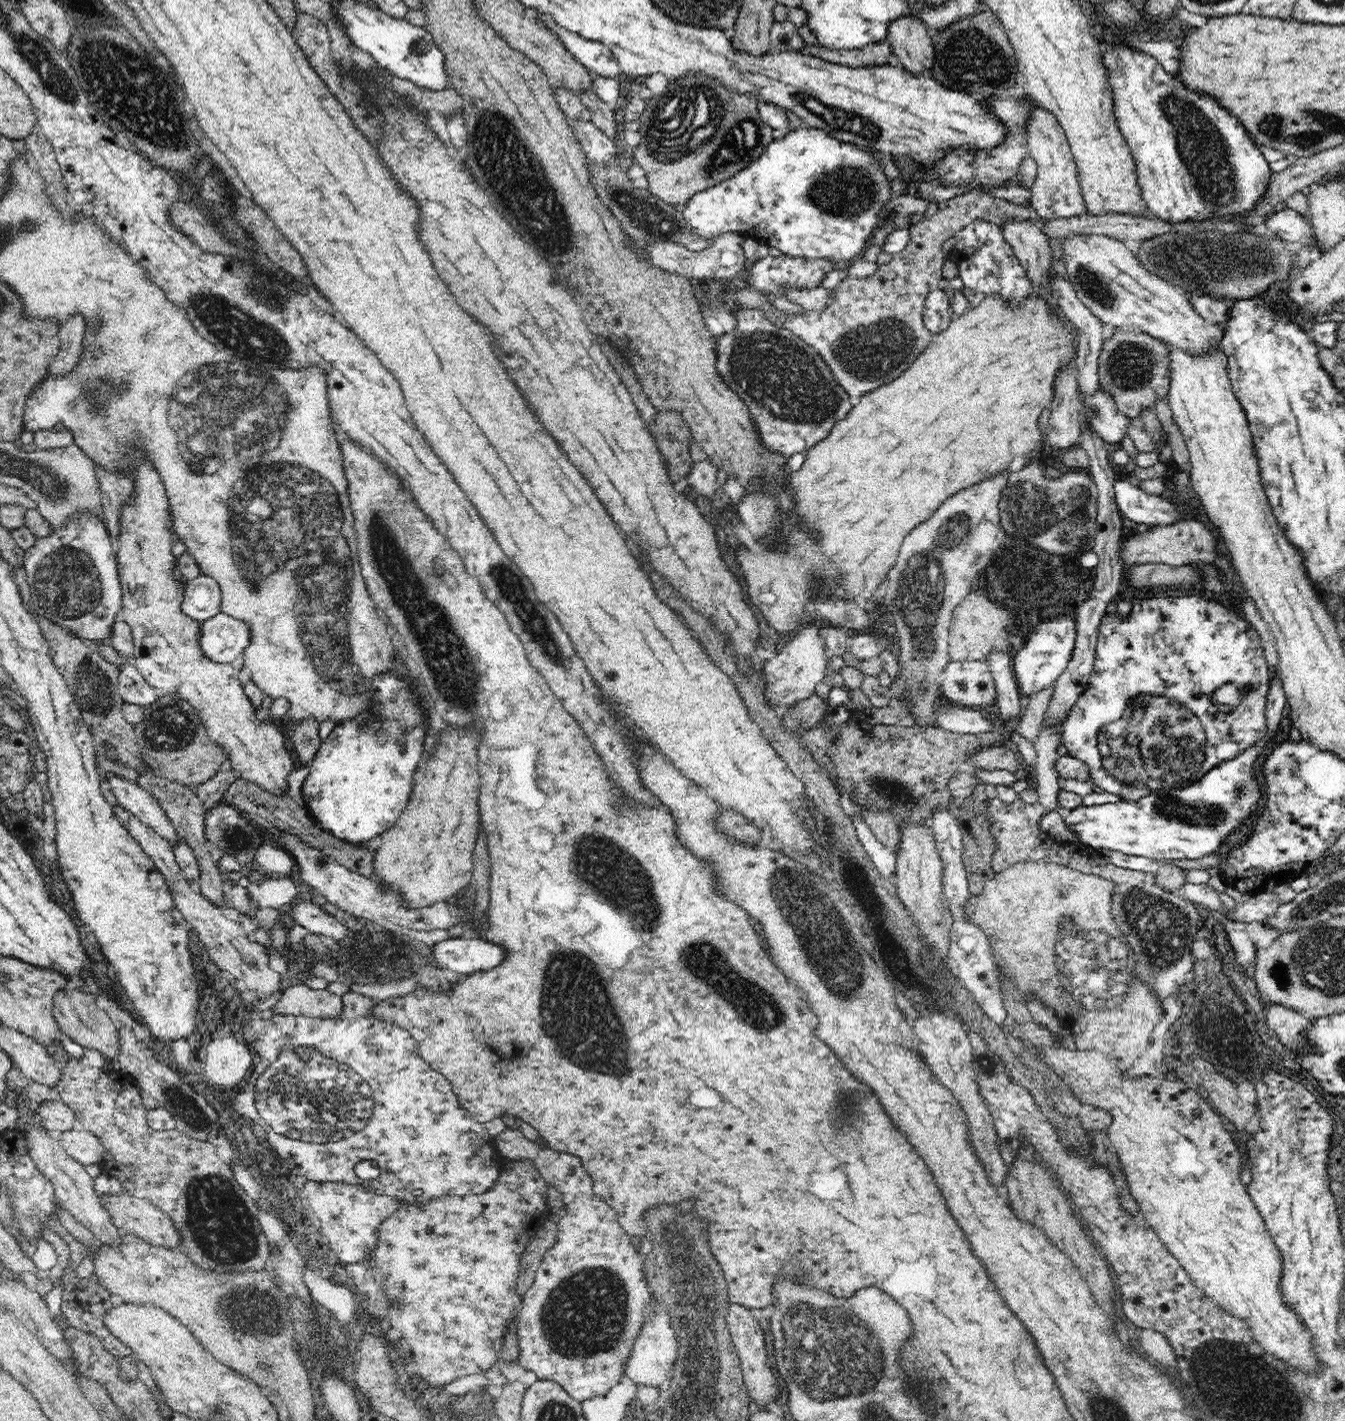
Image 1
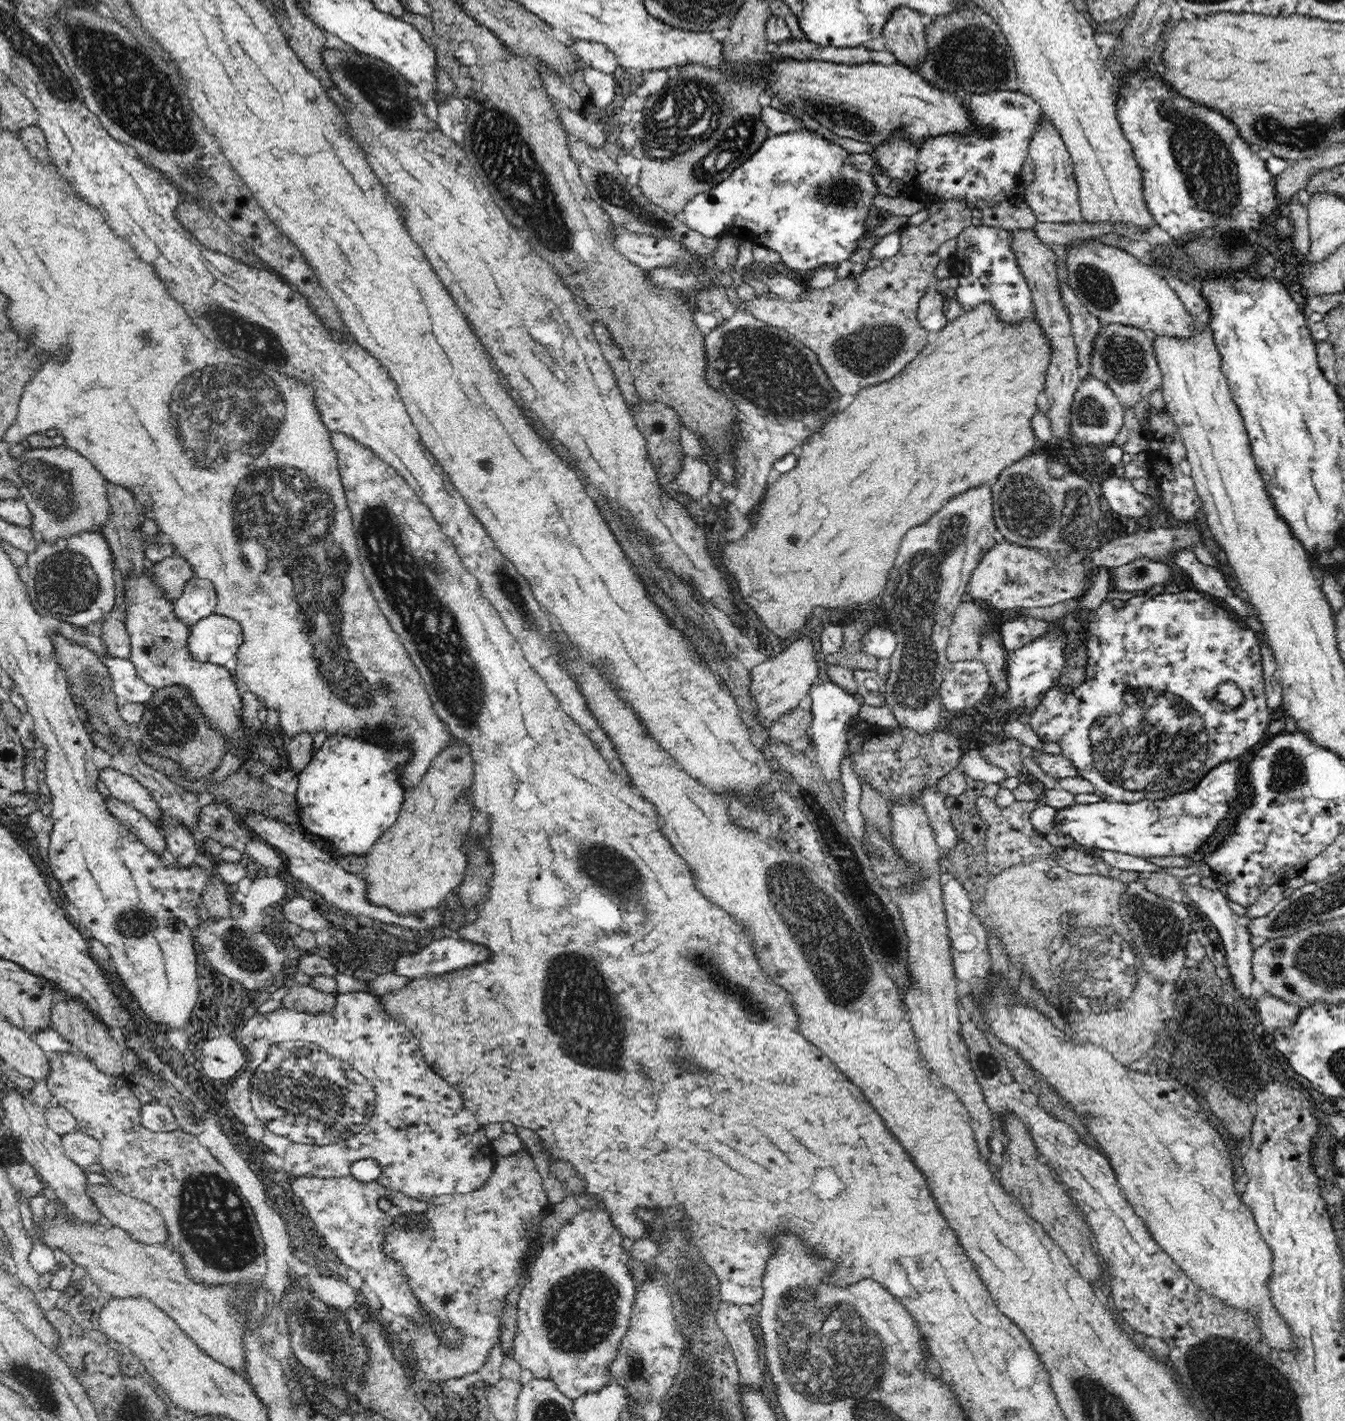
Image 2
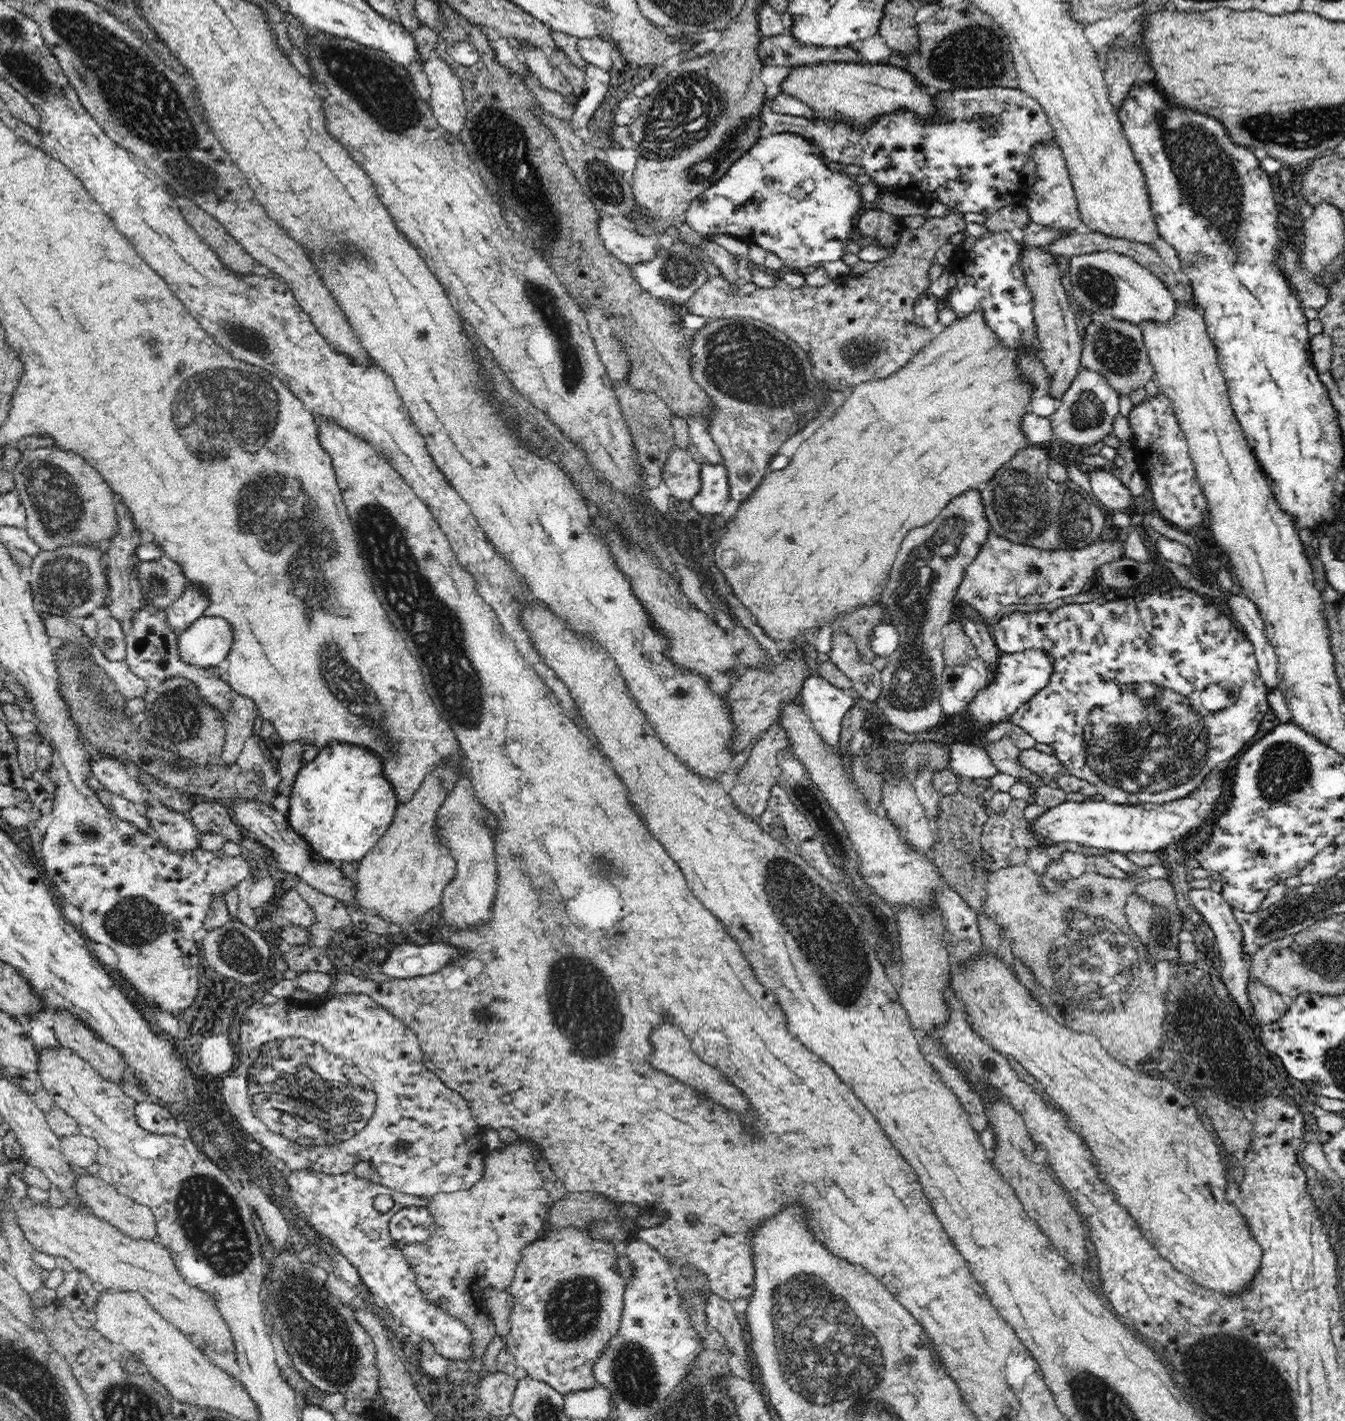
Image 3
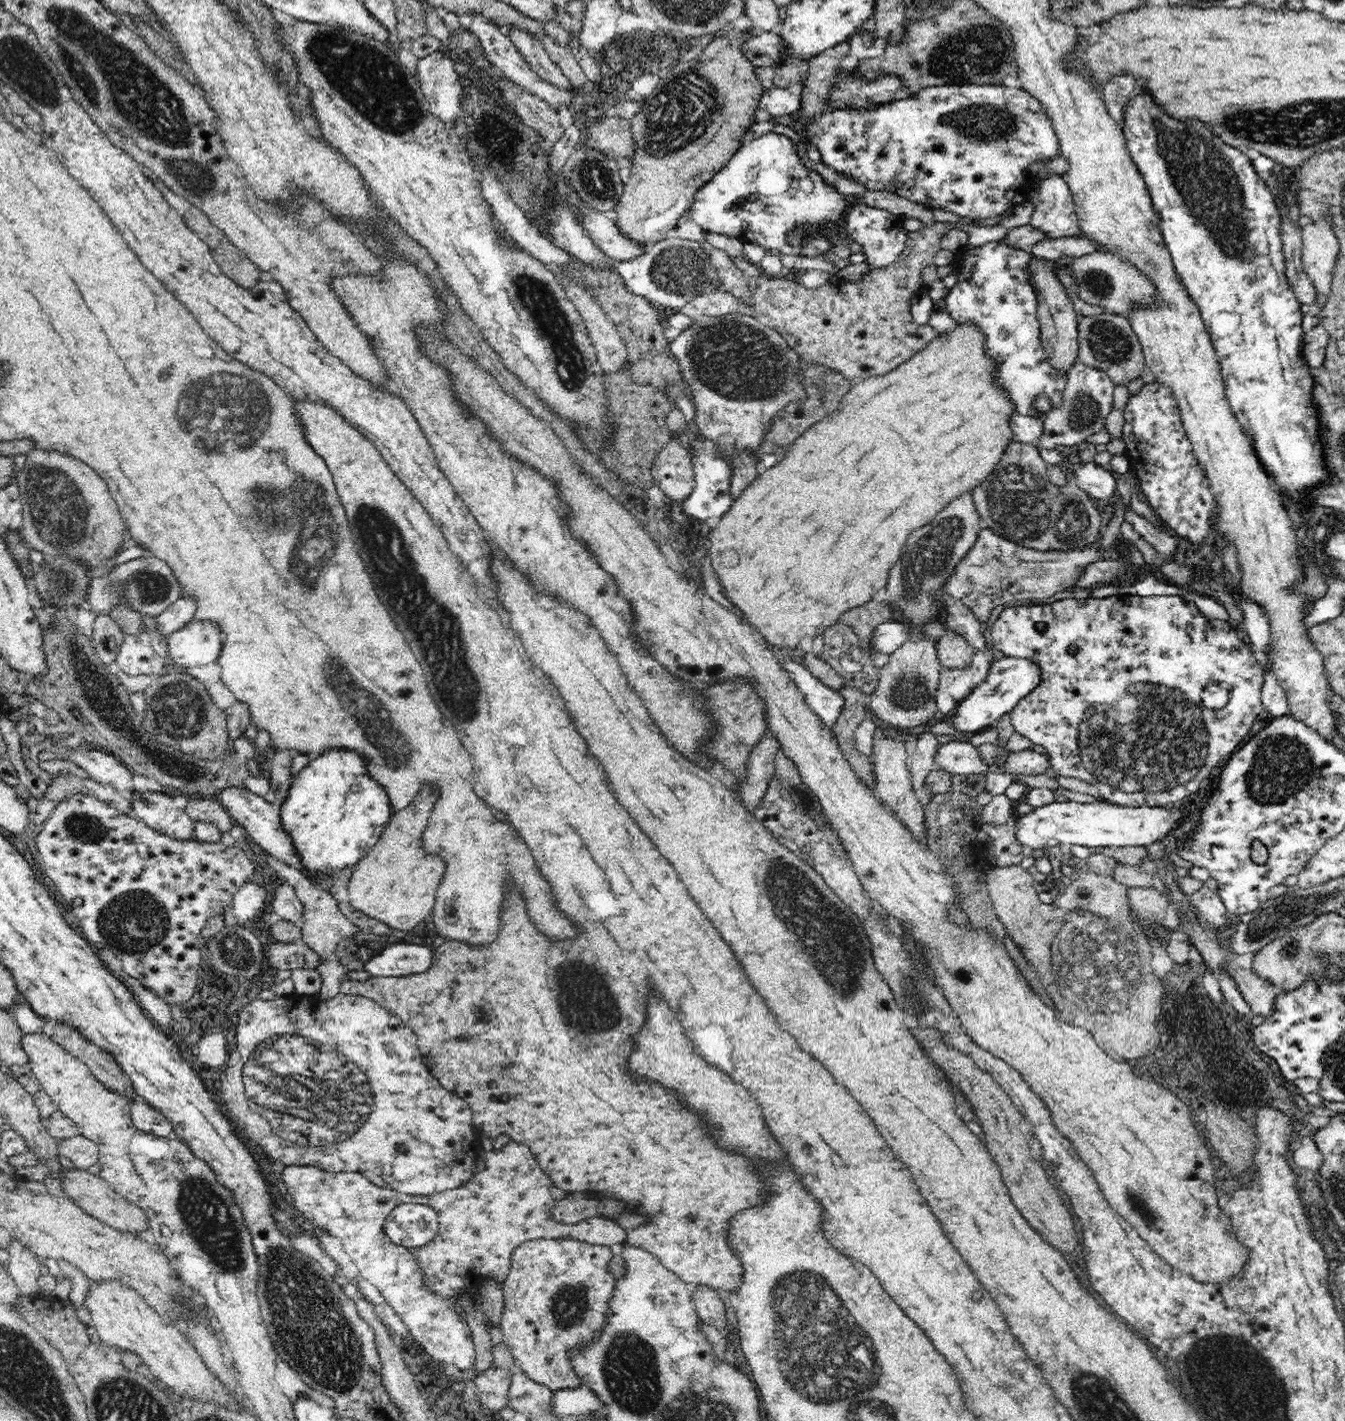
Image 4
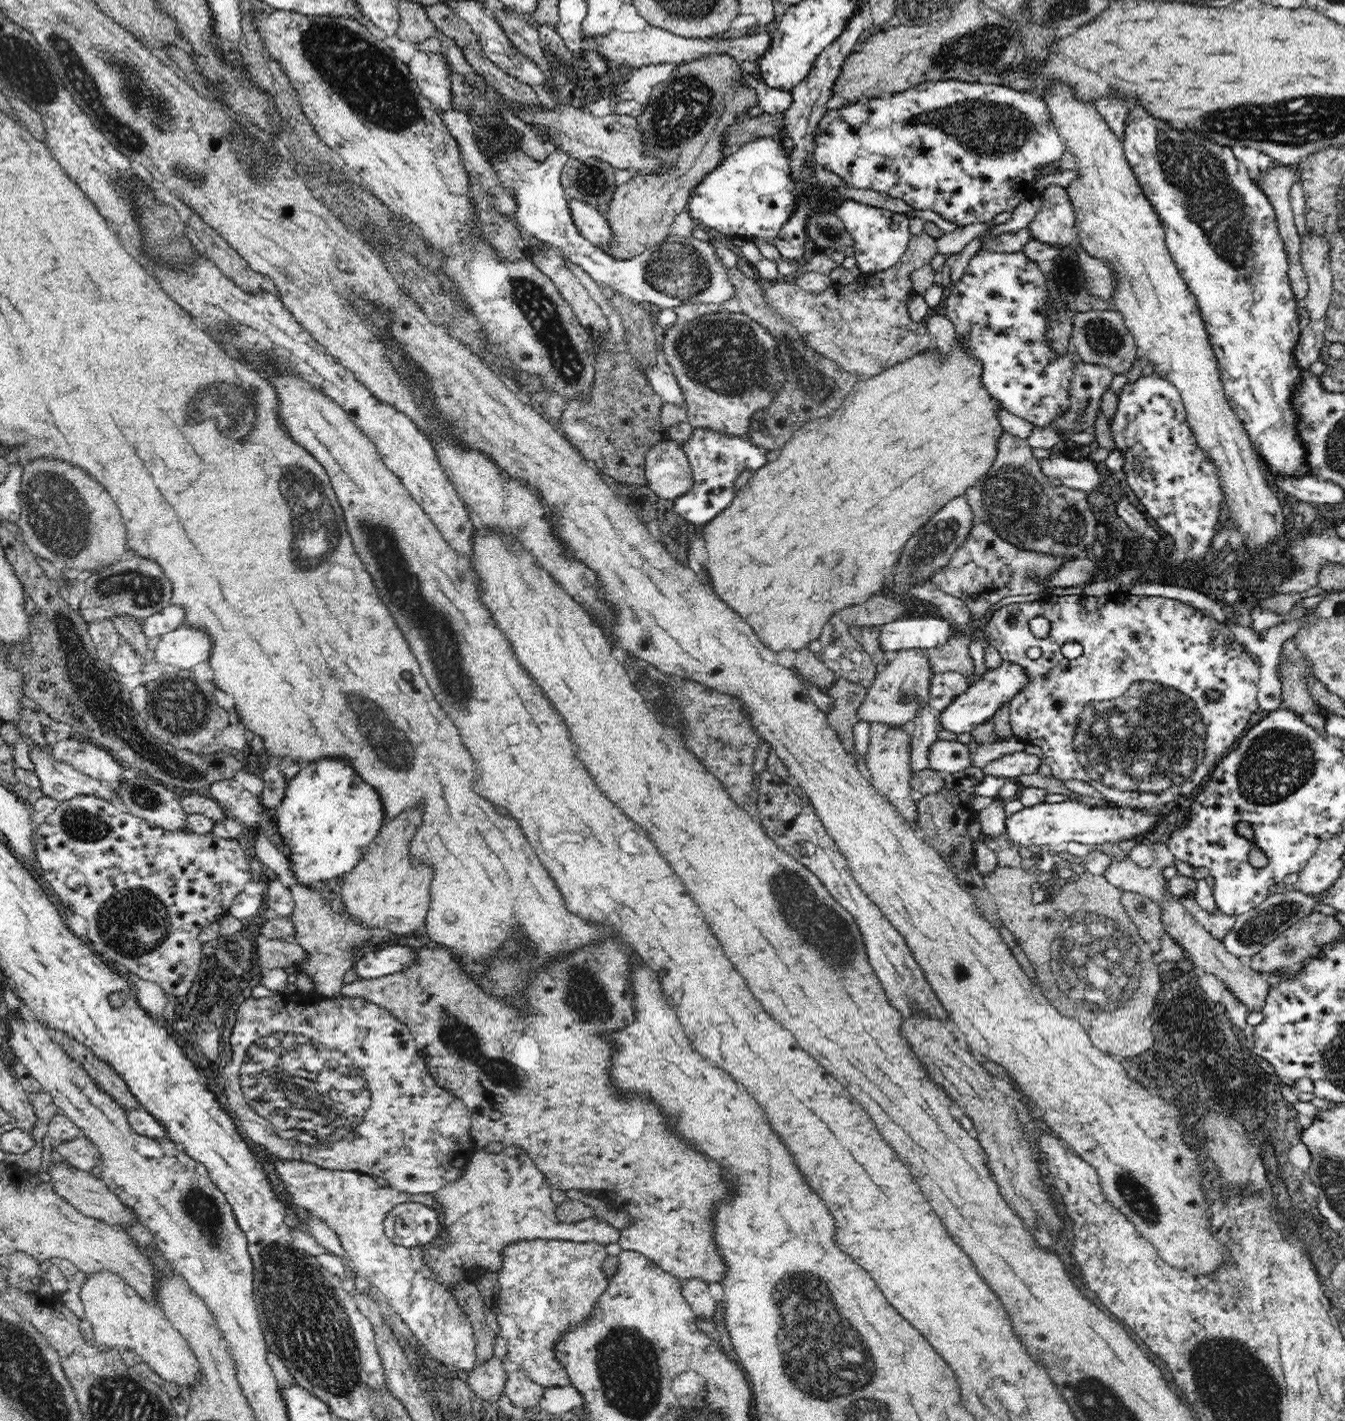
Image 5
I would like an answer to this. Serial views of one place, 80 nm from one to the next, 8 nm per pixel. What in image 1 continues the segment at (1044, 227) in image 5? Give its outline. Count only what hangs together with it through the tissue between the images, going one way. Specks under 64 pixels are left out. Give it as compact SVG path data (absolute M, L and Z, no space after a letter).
M1027 92L1017 100L1030 107L1024 128L1028 154L1037 162L1037 177L1031 186L1031 199L1028 205L1036 209L1042 217L1042 222L1086 214L1087 204L1079 181L1077 164L1058 117Z

